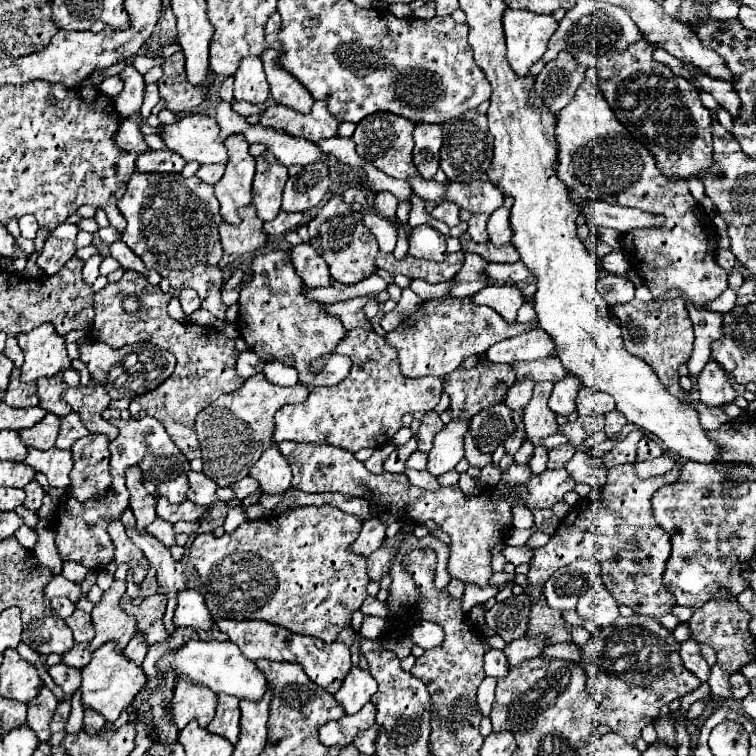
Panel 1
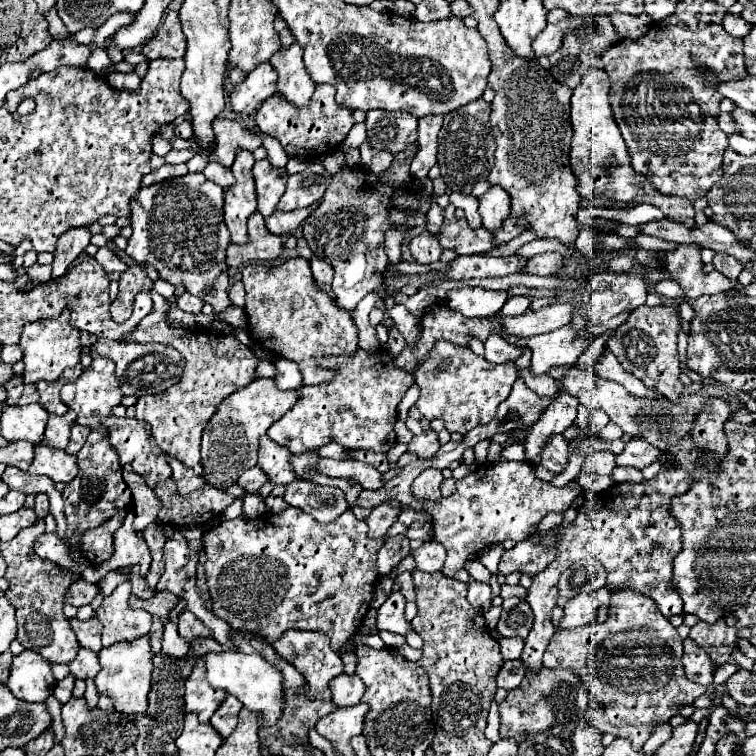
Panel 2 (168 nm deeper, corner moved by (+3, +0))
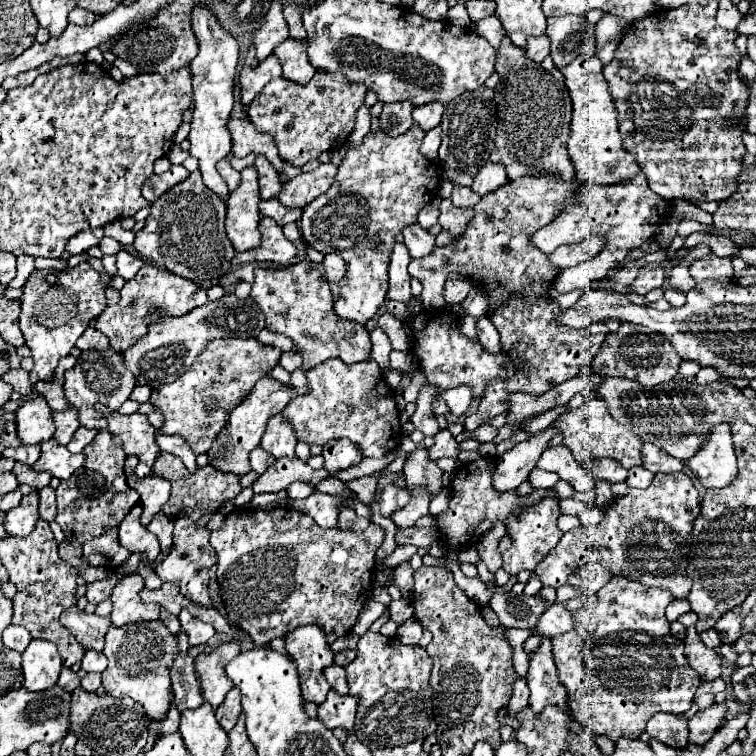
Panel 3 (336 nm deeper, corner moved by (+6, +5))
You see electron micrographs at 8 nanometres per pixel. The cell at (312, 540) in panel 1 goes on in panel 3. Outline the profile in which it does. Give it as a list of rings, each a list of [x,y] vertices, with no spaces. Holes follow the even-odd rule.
[[[286,508],[234,510],[218,530],[210,532],[210,544],[218,556],[216,578],[228,620],[250,634],[256,646],[266,646],[274,638],[306,624],[322,626],[332,644],[352,630],[366,600],[372,598],[374,558],[384,536],[386,532],[378,524],[370,524],[364,532],[320,528],[312,518]]]

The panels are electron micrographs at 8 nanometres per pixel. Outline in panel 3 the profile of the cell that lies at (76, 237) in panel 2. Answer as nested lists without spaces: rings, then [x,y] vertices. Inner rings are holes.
[[[90,228],[90,230],[84,230],[84,232],[78,232],[78,236],[74,236],[74,238],[70,238],[68,242],[66,242],[66,252],[68,254],[82,254],[82,252],[86,252],[90,246],[98,246],[98,242],[100,242],[100,238],[104,236],[104,232],[102,232],[102,228]]]

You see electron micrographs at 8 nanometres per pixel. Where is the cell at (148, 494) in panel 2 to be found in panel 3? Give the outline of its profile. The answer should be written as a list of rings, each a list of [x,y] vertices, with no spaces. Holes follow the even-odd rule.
[[[136,456],[126,458],[124,472],[126,472],[128,486],[134,488],[134,490],[140,494],[140,504],[142,504],[142,508],[144,508],[140,522],[142,522],[144,526],[148,526],[148,522],[152,520],[152,516],[158,514],[158,512],[162,510],[162,506],[166,504],[166,500],[168,500],[168,496],[170,496],[170,482],[164,480],[164,478],[160,478],[160,476],[138,478],[138,476],[134,474],[136,462],[138,462]]]

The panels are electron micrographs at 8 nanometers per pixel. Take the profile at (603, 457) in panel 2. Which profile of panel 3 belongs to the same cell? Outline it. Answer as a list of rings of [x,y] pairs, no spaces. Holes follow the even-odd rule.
[[[600,480],[596,484],[596,506],[602,510],[608,506],[608,502],[612,500],[612,492],[610,492],[610,484],[606,484],[606,480]]]

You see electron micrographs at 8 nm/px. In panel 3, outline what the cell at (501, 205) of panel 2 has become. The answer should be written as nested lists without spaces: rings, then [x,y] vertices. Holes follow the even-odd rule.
[[[488,162],[484,168],[480,168],[480,172],[476,174],[474,178],[474,184],[472,184],[472,190],[478,194],[478,196],[486,196],[488,192],[494,192],[498,186],[506,184],[508,178],[506,178],[506,172],[502,168],[502,164],[492,164]]]

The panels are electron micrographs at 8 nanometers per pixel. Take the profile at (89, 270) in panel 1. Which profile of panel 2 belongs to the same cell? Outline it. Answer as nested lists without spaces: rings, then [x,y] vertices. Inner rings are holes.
[[[101,247],[95,255],[95,261],[101,263],[107,269],[107,273],[125,273],[129,269],[109,247]]]

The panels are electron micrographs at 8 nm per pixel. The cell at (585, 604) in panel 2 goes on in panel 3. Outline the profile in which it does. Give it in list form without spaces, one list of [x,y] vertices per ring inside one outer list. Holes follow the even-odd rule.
[[[554,602],[538,620],[536,632],[548,638],[560,636],[564,632],[570,632],[574,628],[574,616],[572,612],[564,606],[564,602]]]

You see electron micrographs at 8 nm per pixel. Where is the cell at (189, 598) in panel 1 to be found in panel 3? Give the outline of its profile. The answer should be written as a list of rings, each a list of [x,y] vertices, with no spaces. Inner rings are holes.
[[[182,610],[178,614],[178,620],[182,624],[182,630],[188,634],[188,642],[190,646],[198,646],[198,644],[206,644],[212,636],[214,636],[214,628],[210,624],[204,624],[202,620],[194,618],[188,610]]]

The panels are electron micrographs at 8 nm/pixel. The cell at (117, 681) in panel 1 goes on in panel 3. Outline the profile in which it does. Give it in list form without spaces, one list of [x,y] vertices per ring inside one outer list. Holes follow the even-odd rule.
[[[162,620],[136,622],[136,624],[128,624],[124,628],[112,626],[106,634],[106,646],[102,652],[108,658],[108,666],[102,672],[102,686],[106,688],[106,692],[110,696],[116,696],[116,698],[124,698],[124,696],[134,698],[134,702],[144,706],[146,714],[152,720],[162,720],[162,716],[166,716],[166,712],[170,708],[170,700],[172,700],[172,688],[170,688],[170,674],[168,672],[170,672],[170,666],[178,654],[176,638],[166,630]]]

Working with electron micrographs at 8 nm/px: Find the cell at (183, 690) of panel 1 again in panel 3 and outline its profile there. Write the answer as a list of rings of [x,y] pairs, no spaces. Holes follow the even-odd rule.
[[[232,640],[232,642],[224,642],[220,644],[216,650],[208,652],[208,654],[200,654],[194,660],[194,668],[196,668],[196,676],[200,680],[200,690],[202,690],[202,698],[216,710],[224,696],[228,694],[228,690],[232,688],[232,682],[226,678],[224,674],[224,666],[236,656],[240,654],[240,642]]]

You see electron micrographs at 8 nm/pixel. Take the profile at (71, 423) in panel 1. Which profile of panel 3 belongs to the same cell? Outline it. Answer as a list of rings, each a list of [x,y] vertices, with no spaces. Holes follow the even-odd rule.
[[[80,426],[80,428],[74,432],[74,436],[72,436],[72,440],[70,440],[70,444],[68,444],[66,448],[68,448],[70,452],[82,452],[84,446],[94,438],[96,432],[98,432],[98,430],[90,430],[90,428]]]

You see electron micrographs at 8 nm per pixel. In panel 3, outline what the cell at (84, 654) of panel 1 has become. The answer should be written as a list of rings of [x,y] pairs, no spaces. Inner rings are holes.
[[[86,650],[80,666],[84,672],[102,672],[106,668],[106,656],[96,650]]]

